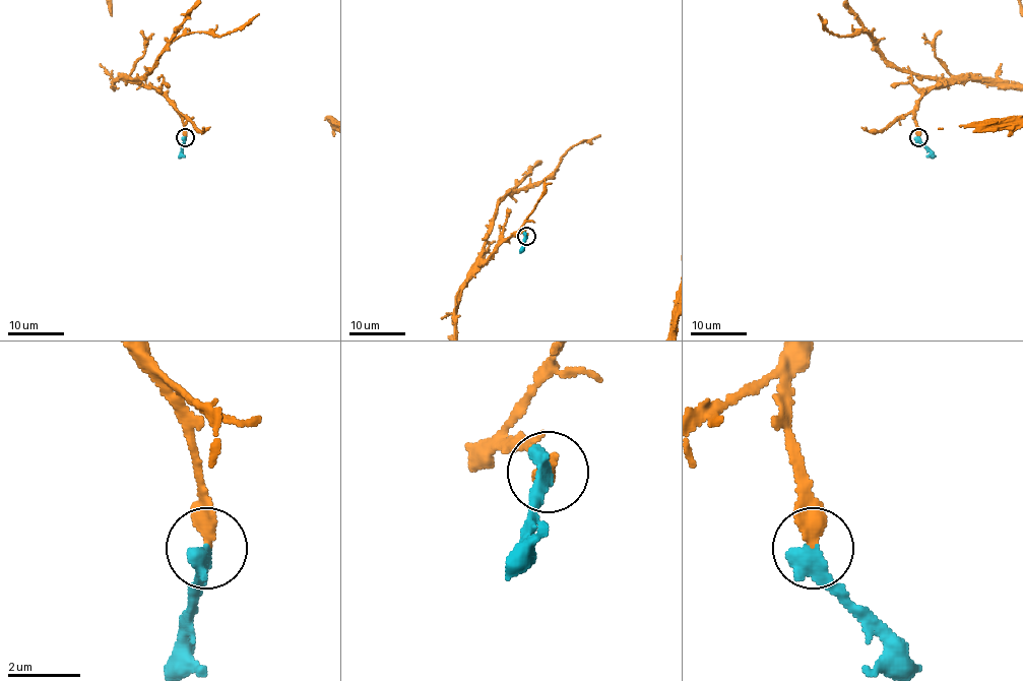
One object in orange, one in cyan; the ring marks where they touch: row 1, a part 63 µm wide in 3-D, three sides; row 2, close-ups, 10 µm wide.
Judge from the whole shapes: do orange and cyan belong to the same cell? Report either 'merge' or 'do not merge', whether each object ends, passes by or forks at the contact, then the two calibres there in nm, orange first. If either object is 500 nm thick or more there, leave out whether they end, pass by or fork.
merge; orange ends there; cyan ends there; 400 nm thick on the orange side, 480 nm on the other

